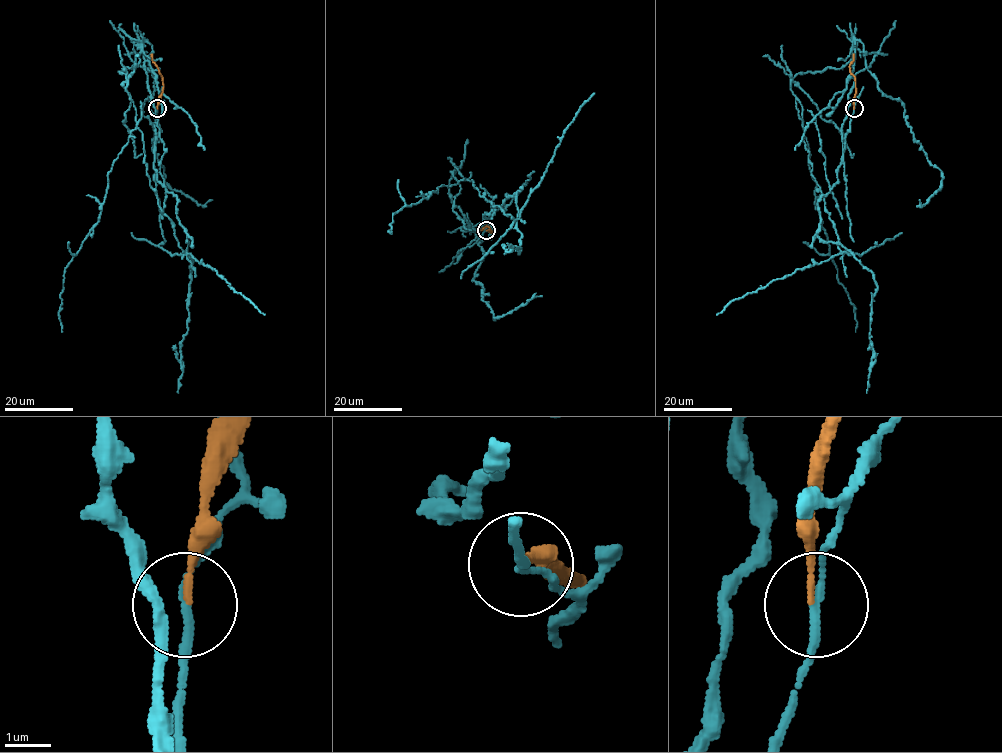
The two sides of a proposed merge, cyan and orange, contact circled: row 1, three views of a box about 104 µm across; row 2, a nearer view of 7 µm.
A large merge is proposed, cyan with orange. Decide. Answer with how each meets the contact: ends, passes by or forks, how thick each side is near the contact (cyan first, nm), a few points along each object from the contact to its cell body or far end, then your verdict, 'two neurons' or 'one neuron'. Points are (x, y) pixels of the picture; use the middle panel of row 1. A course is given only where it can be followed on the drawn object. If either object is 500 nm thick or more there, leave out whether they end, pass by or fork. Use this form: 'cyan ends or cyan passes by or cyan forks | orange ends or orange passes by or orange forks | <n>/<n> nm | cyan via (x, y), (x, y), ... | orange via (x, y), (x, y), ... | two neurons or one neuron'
cyan passes by | orange ends | 160/130 nm | cyan via (486, 230), (484, 218), (470, 231), (453, 204), (455, 167), (515, 220), (594, 93) | orange via (486, 230), (493, 232), (488, 226), (481, 230) | two neurons

